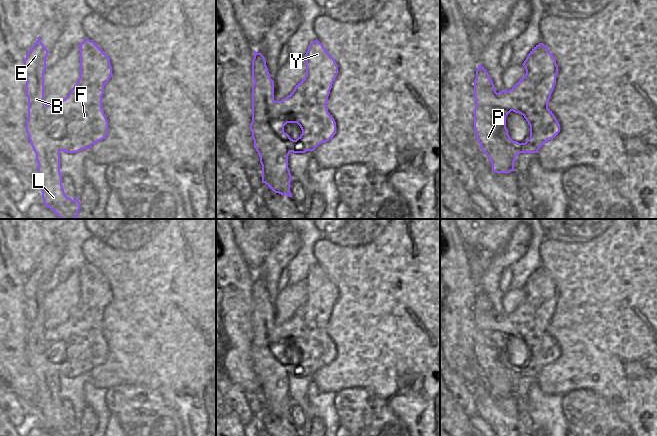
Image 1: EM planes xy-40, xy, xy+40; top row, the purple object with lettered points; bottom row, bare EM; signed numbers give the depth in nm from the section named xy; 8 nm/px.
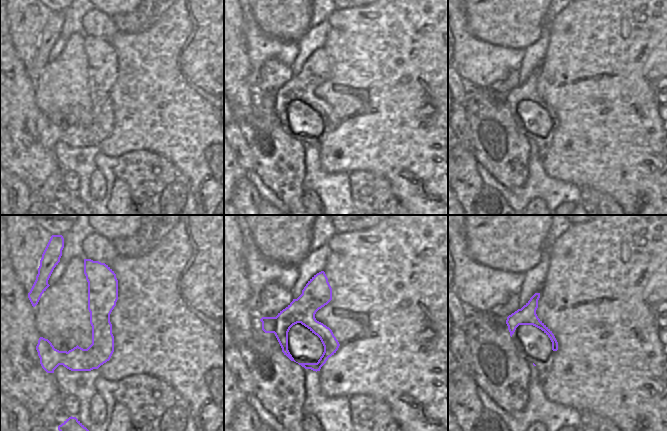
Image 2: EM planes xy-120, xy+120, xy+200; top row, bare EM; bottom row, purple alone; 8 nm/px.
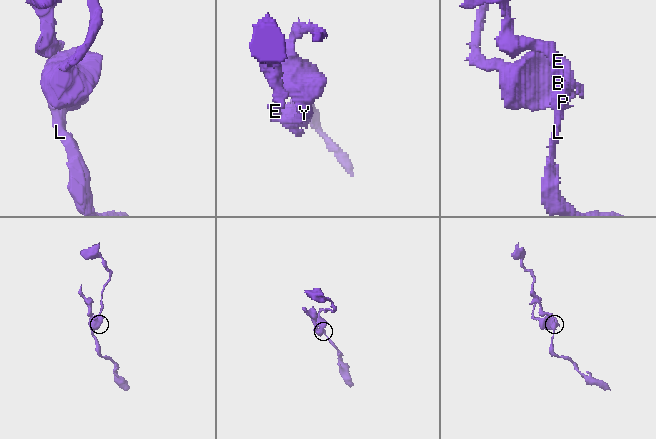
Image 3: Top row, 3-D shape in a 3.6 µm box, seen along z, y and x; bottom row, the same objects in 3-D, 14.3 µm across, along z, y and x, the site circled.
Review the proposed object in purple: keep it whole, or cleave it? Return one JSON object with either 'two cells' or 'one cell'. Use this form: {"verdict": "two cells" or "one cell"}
{"verdict": "two cells"}

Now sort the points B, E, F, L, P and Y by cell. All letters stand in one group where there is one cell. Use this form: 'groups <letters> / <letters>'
groups B E L P / F Y

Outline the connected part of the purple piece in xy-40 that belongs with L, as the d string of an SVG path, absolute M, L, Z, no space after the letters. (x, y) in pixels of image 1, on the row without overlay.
M40 260L34 270L26 277L24 284L24 300L26 302L26 320L28 322L28 342L26 344L26 356L30 368L36 378L38 386L38 410L42 414L44 429L54 436L79 436L80 426L75 421L73 424L66 420L62 410L62 398L60 396L60 374L56 370L56 364L50 360L50 346L44 340L48 329L44 326L44 296L48 274L42 268Z

